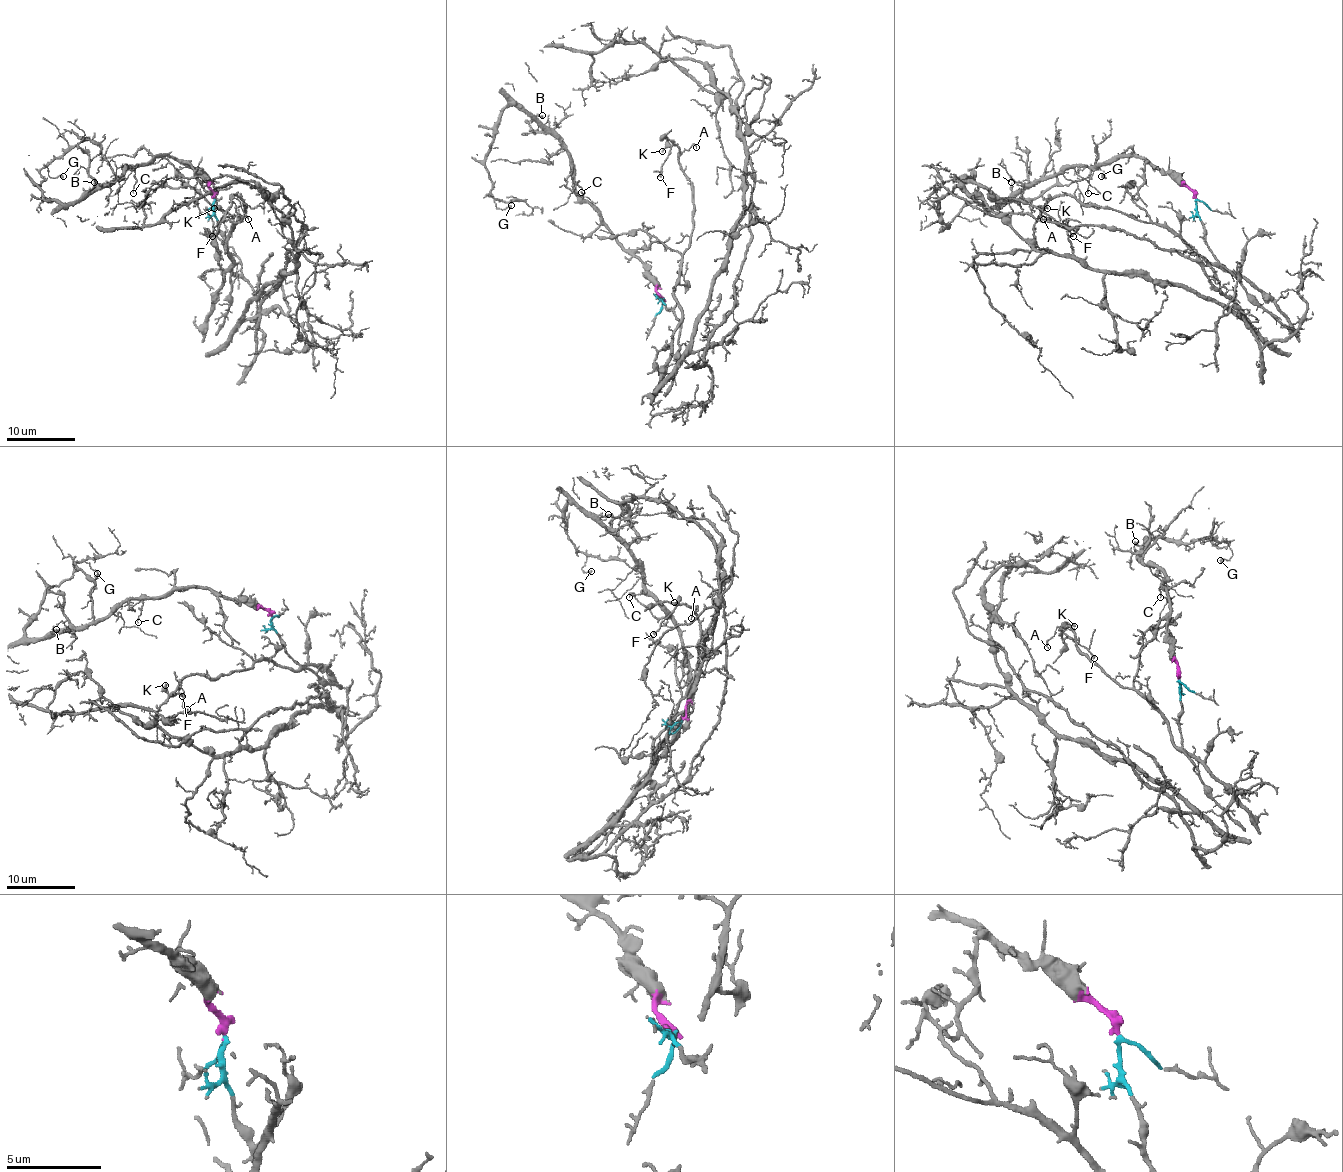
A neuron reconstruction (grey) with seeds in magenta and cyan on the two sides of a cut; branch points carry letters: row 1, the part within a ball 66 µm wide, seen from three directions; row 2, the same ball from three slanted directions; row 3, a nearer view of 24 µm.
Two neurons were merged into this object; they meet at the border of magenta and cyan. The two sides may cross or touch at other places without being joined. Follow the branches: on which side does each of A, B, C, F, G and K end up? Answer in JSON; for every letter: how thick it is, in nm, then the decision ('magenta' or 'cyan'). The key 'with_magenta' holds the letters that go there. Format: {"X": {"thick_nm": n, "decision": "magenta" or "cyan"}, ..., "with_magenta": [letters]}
{"A": {"thick_nm": 140, "decision": "cyan"}, "B": {"thick_nm": 130, "decision": "magenta"}, "C": {"thick_nm": 70, "decision": "magenta"}, "F": {"thick_nm": 160, "decision": "cyan"}, "G": {"thick_nm": 160, "decision": "magenta"}, "K": {"thick_nm": 190, "decision": "cyan"}, "with_magenta": ["B", "C", "G"]}

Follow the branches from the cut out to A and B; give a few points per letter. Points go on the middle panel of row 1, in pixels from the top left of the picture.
A: (661, 299), (682, 318), (675, 286), (694, 215), (692, 186), (678, 161), (682, 153), (694, 144), (696, 148)
B: (661, 299), (642, 263), (623, 248), (577, 192), (575, 168), (566, 148), (535, 117), (542, 115)

